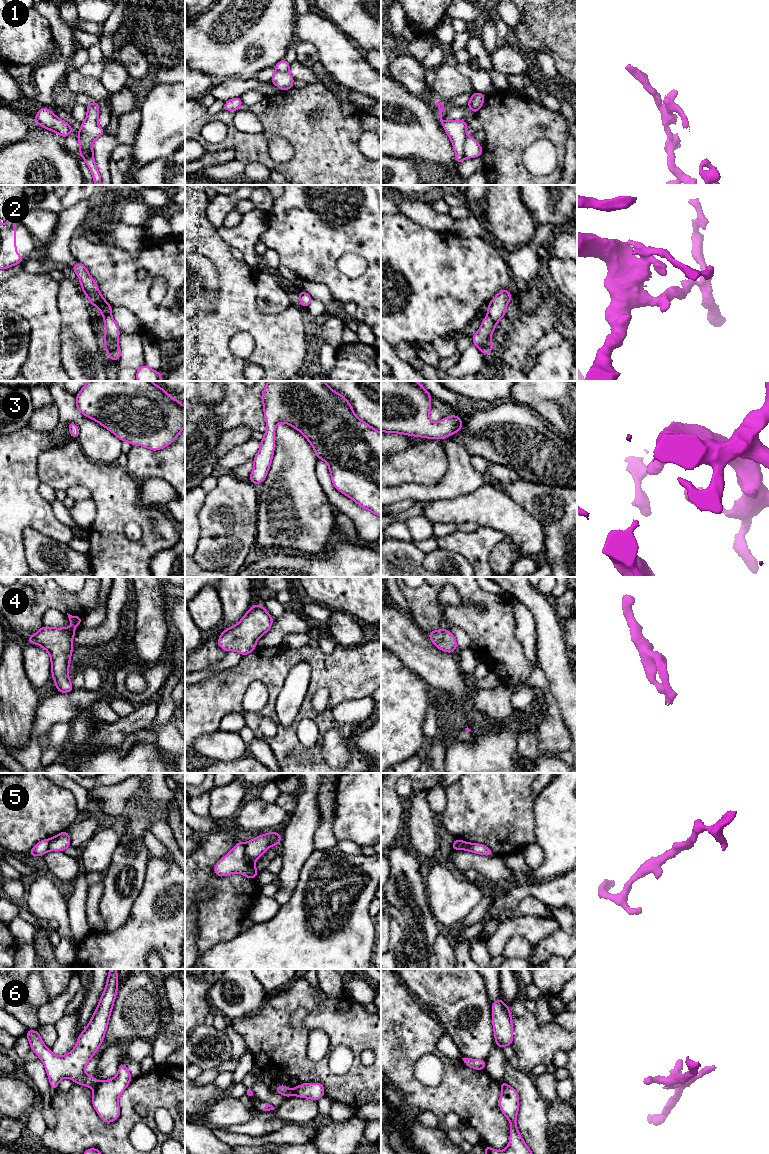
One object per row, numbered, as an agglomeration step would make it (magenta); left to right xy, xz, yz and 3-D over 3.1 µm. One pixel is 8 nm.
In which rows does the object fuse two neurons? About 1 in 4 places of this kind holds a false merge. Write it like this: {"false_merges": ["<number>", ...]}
{"false_merges": ["5", "6"]}

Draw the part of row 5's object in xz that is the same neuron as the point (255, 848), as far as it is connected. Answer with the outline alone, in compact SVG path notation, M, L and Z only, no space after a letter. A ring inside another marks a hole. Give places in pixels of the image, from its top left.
M265 833L245 843L245 855L250 861L255 862L269 847L280 845L280 842L281 833Z

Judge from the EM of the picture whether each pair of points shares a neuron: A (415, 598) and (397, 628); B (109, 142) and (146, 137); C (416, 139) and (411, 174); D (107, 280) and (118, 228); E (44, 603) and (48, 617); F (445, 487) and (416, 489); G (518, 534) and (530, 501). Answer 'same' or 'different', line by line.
A: different
B: different
C: different
D: different
E: different
F: same
G: different

